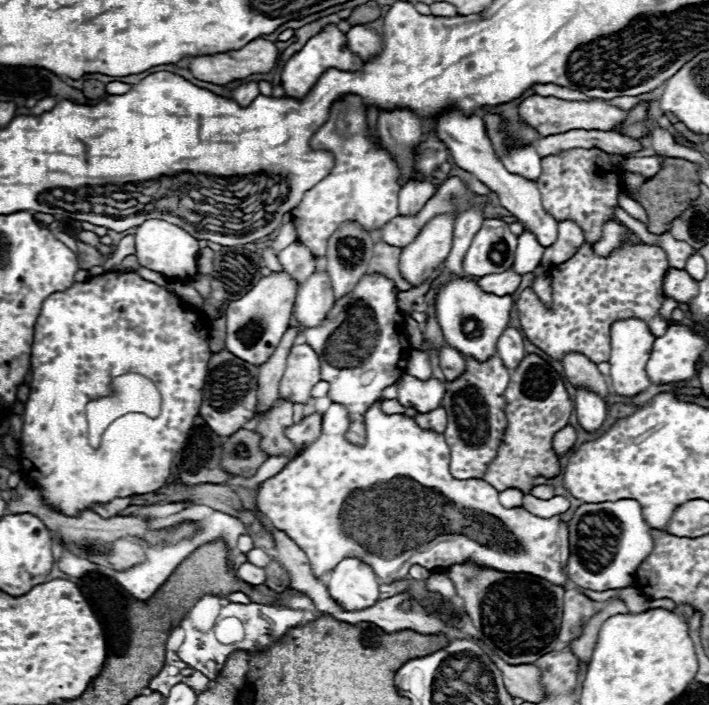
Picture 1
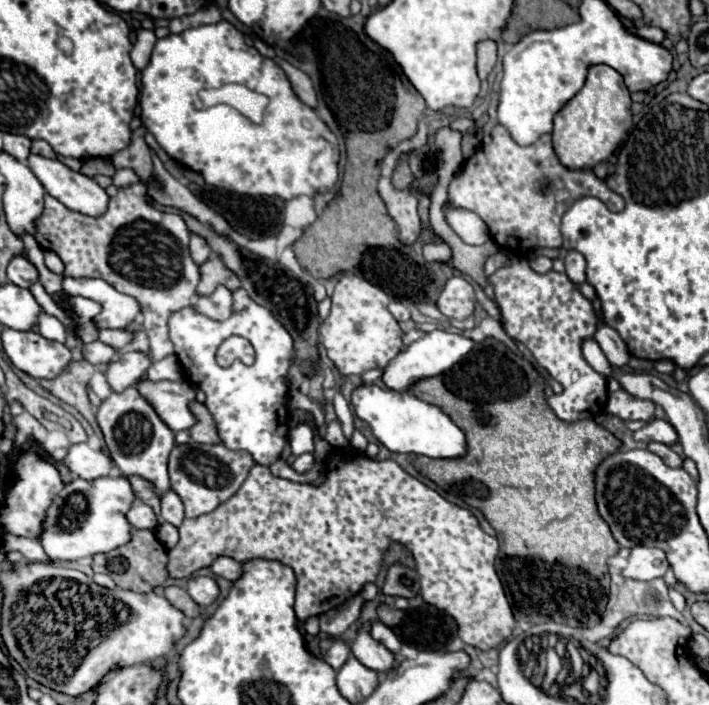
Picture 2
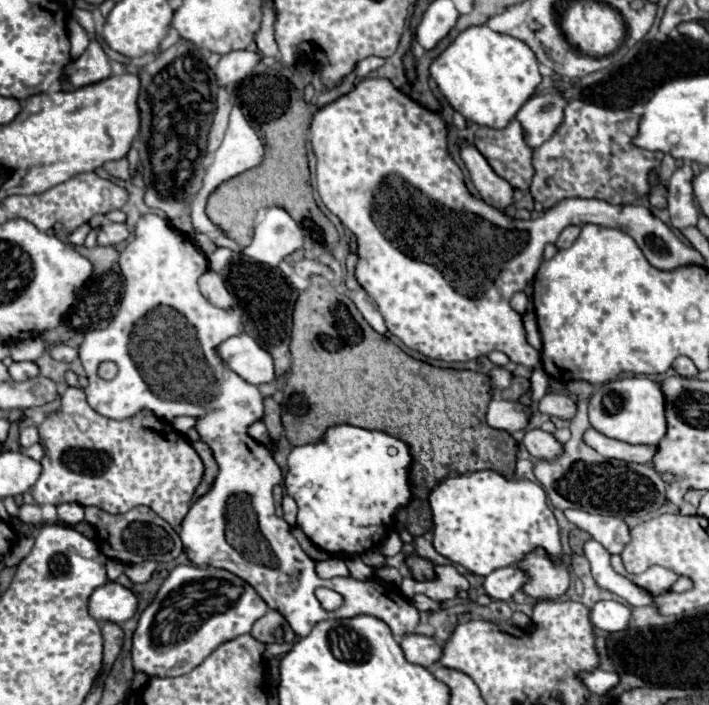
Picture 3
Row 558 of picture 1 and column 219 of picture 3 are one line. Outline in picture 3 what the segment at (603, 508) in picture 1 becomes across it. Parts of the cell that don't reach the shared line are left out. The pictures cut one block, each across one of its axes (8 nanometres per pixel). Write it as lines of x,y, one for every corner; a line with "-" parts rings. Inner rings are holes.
176,566
170,576
160,586
158,594
150,602
150,606
140,614
138,628
134,632
134,646
132,646
132,658
134,668
146,672
148,676
176,676
186,674
192,670
192,666
198,666
220,642
226,642
228,638
236,638
242,634
248,634
256,618
268,610
268,604
256,594
256,590
238,578
236,574
212,566

